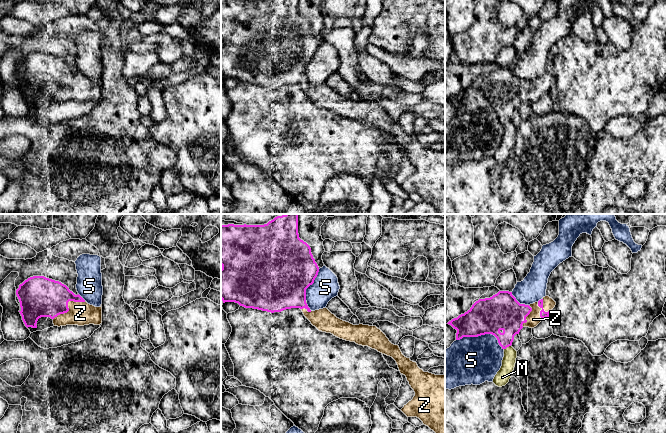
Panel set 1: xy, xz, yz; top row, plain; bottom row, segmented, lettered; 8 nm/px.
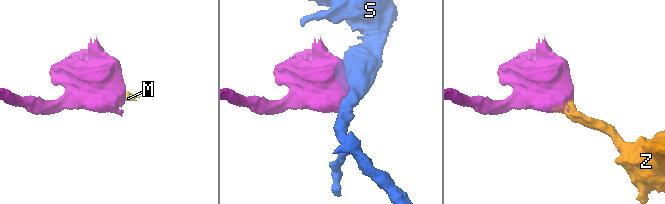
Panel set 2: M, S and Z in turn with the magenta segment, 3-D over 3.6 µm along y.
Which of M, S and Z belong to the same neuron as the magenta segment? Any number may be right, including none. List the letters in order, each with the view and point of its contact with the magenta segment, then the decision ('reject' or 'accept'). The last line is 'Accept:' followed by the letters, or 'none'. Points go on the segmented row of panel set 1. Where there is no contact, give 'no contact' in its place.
M: yz (507, 346) | reject
S: yz (482, 334) | reject
Z: xy (67, 305) | accept
Accept: Z

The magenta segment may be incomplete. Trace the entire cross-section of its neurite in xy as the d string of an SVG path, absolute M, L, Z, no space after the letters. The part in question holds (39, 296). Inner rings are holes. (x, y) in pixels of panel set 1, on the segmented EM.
M33 276L25 280L16 290L20 302L19 311L25 326L37 328L37 321L41 317L50 317L54 326L89 324L100 325L102 323L102 307L88 304L79 294L75 295L69 288L59 281L44 276Z

